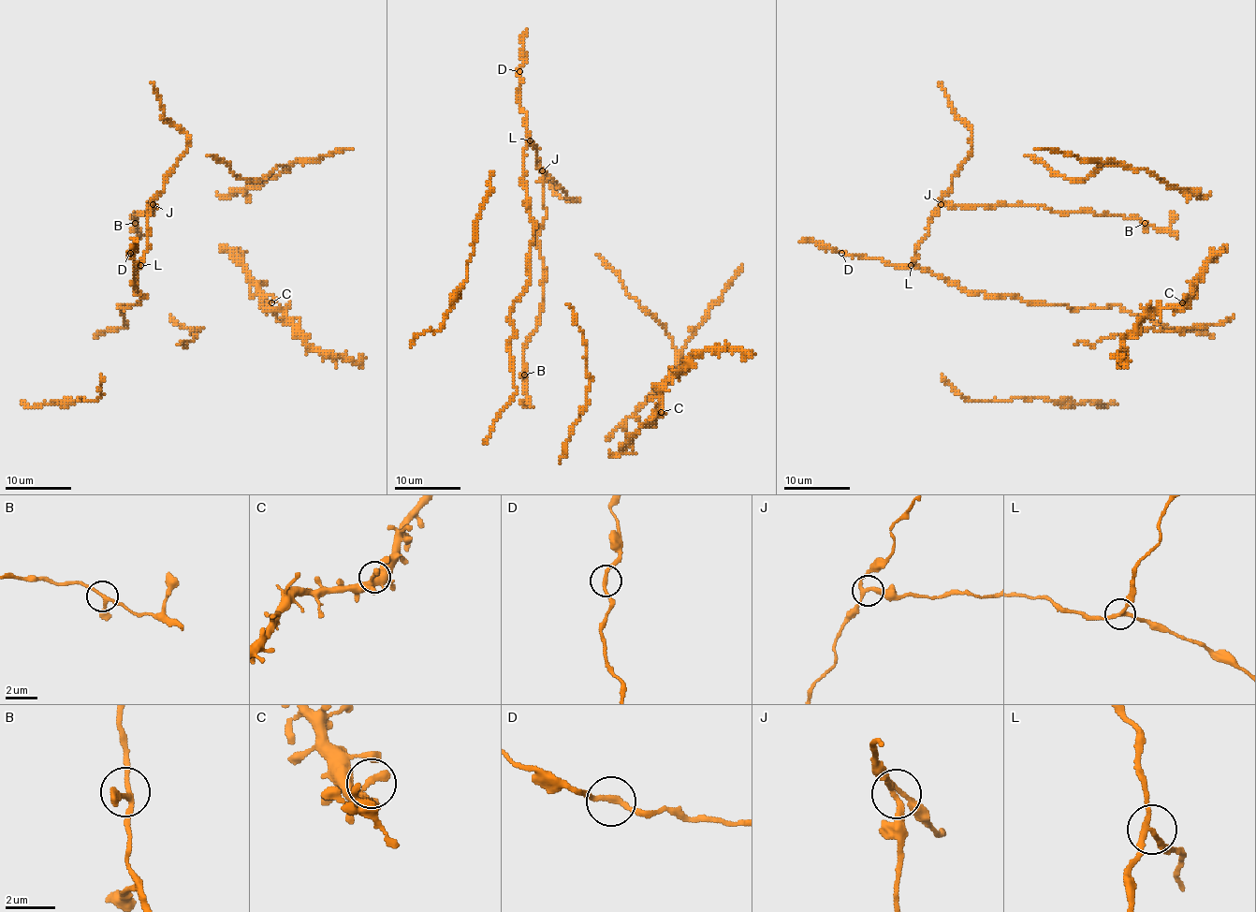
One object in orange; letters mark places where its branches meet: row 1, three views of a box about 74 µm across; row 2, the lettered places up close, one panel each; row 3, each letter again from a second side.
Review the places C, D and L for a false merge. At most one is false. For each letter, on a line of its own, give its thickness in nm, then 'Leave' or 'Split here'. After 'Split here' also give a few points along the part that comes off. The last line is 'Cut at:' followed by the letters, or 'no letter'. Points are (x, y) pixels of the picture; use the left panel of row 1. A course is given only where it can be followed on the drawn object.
C: Thickness 260 nm. Leave
D: Thickness 240 nm. Leave
L: Thickness 200 nm. Split here. Course of the part to remove: (139, 266), (148, 216), (156, 206), (148, 204), (154, 213), (133, 217), (138, 229), (130, 214)
Cut at: L

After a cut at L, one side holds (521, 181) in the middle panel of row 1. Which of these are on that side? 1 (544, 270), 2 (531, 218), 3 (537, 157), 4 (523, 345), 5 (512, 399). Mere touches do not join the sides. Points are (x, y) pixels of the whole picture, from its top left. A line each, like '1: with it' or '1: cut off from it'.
1: cut off from it
2: with it
3: cut off from it
4: cut off from it
5: with it

